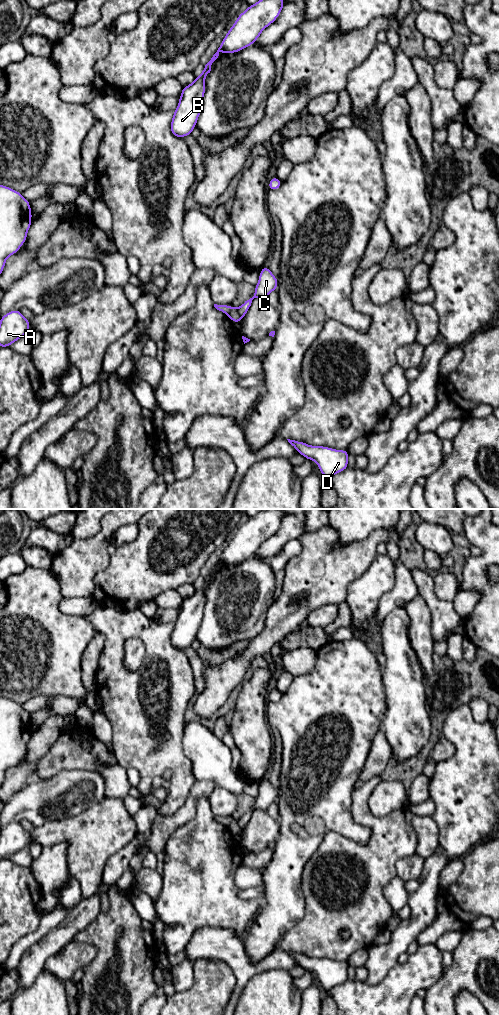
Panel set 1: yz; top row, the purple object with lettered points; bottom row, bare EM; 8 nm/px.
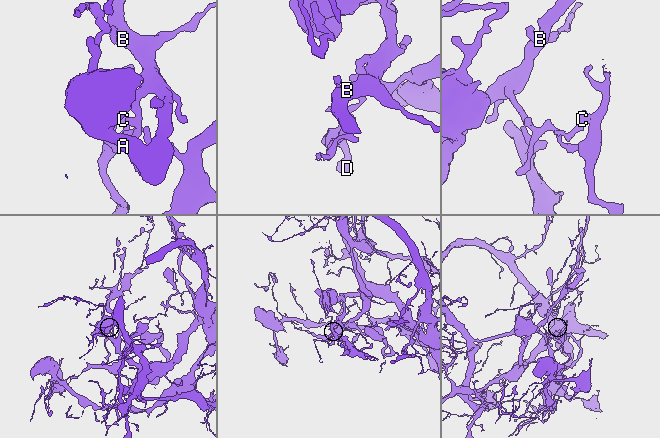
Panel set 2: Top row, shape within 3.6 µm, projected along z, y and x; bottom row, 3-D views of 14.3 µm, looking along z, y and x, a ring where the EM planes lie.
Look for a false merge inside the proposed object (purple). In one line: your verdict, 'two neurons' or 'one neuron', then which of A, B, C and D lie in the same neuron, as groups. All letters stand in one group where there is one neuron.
two neurons; groups A B / C D

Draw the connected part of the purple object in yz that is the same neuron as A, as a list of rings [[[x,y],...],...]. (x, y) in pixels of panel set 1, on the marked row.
[[[12,310],[0,319],[0,348],[9,347],[29,332],[30,320],[21,311]]]

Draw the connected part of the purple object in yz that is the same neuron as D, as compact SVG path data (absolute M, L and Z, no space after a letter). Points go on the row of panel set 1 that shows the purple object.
M287 439L306 459L315 461L326 480L348 468L347 450L335 450L325 446L311 446L304 442Z

